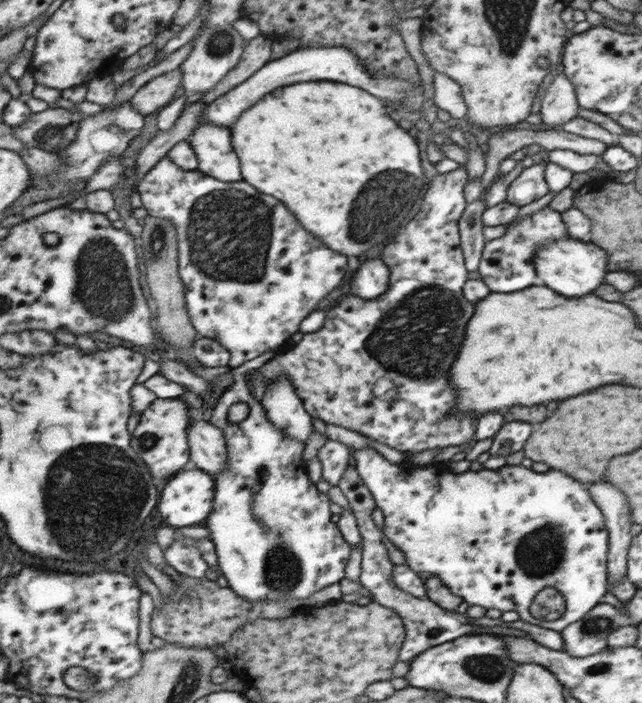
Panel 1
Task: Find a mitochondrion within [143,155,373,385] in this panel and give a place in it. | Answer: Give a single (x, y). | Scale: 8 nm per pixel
(222, 249)

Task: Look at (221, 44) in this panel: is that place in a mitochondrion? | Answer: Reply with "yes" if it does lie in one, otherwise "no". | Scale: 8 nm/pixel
yes

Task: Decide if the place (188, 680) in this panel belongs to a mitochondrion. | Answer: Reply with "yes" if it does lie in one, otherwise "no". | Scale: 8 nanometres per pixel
yes

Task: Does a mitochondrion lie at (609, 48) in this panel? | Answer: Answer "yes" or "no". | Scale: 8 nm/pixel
no

